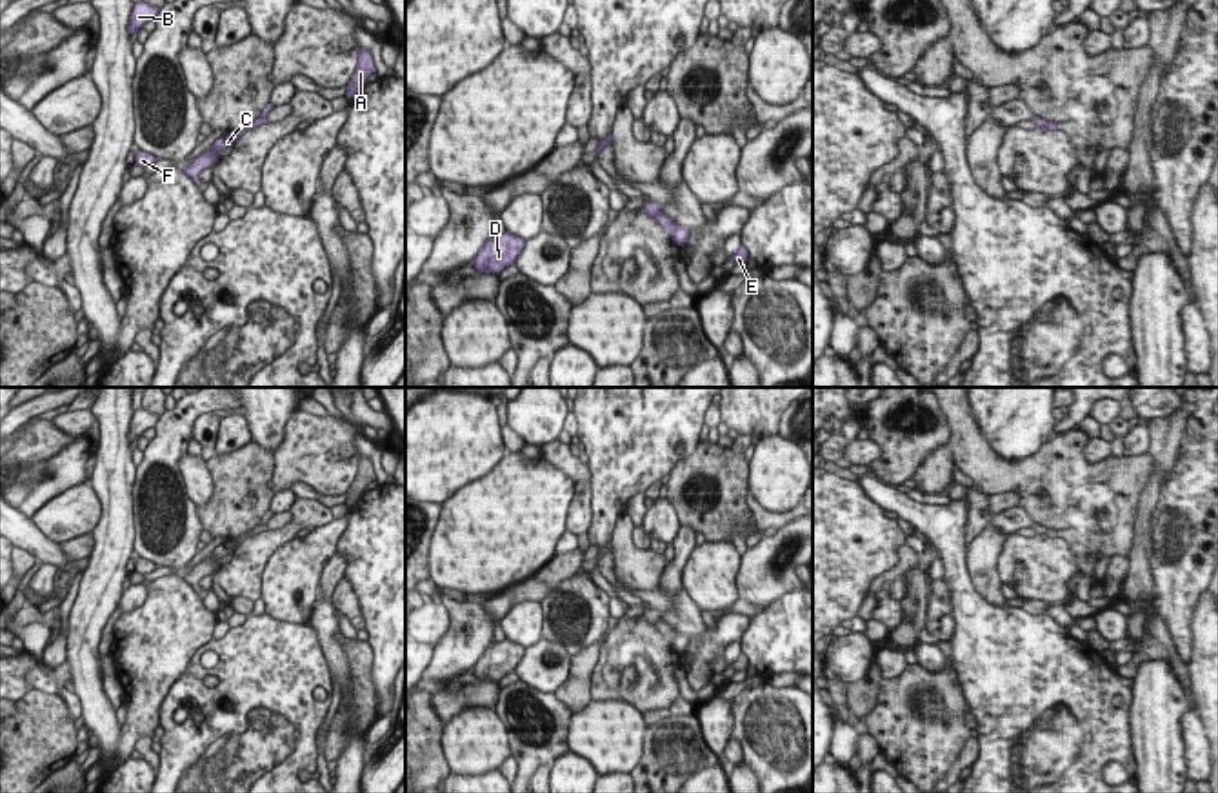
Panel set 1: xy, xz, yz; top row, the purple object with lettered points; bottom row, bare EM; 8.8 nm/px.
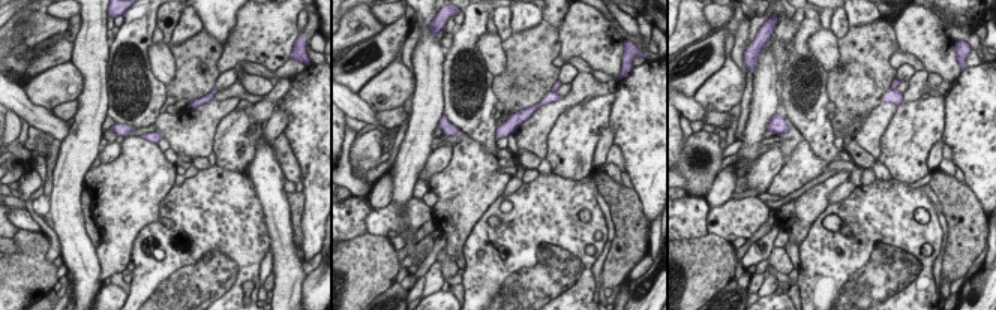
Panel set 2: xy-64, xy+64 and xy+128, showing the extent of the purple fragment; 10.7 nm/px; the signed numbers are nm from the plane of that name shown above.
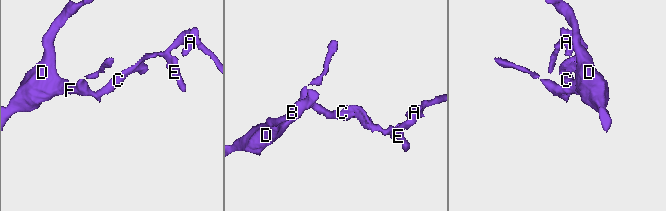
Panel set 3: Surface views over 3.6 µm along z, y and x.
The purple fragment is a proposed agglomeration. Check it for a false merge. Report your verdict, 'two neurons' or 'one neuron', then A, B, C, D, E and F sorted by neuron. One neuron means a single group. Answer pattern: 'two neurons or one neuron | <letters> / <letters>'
one neuron | A B C D E F

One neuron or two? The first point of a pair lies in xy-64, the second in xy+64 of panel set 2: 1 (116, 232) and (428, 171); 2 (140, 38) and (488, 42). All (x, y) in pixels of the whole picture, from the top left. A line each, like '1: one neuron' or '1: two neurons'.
1: two neurons
2: two neurons

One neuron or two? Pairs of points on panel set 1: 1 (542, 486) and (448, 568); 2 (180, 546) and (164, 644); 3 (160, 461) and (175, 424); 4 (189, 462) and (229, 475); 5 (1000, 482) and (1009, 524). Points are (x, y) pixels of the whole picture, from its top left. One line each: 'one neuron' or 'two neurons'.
1: one neuron
2: two neurons
3: one neuron
4: two neurons
5: two neurons

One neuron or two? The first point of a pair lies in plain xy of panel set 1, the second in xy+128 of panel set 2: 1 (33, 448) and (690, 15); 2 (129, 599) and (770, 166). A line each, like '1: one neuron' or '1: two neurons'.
1: one neuron
2: one neuron

